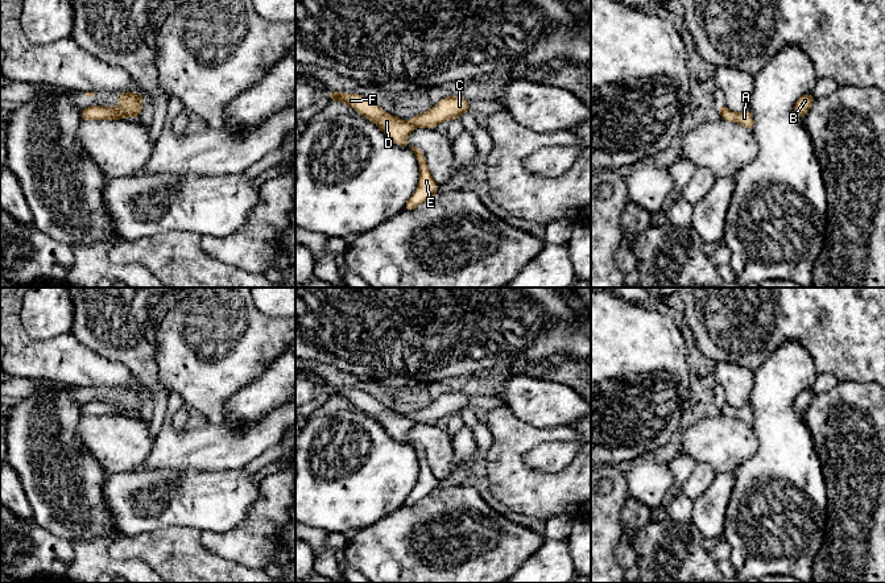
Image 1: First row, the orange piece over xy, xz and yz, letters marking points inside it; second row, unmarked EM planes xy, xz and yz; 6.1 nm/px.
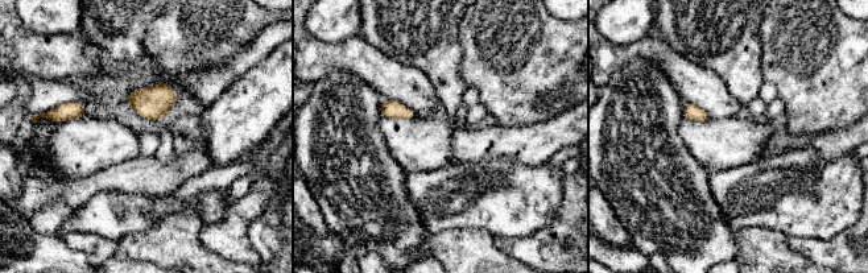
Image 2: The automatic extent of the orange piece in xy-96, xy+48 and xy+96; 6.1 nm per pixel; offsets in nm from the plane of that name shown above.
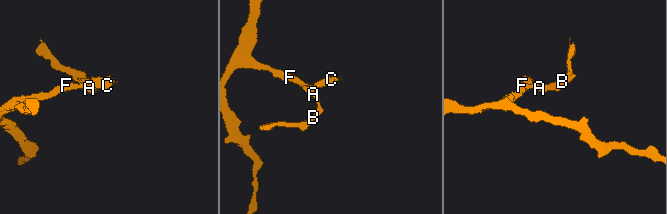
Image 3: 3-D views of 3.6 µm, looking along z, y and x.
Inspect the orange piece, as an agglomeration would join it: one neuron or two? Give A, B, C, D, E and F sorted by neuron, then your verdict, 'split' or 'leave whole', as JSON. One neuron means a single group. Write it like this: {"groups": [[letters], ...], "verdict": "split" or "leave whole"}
{"groups": [["A", "B", "D", "E", "F"], ["C"]], "verdict": "split"}

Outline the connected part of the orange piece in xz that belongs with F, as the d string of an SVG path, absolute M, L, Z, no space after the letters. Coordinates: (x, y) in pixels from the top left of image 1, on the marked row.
M328 90L328 98L330 102L338 100L346 103L356 109L360 116L377 124L396 145L409 148L408 137L417 128L415 125L388 113L375 102L359 94L343 94Z

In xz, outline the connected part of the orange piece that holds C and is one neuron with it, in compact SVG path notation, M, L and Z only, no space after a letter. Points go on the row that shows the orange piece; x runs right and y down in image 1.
M447 96L438 102L426 112L417 113L412 117L410 124L423 128L435 128L442 121L459 119L470 111L471 102L460 96Z

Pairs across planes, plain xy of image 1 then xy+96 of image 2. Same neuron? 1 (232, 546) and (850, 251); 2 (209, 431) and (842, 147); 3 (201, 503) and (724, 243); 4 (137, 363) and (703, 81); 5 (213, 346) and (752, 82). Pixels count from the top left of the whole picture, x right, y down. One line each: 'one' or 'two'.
1: one
2: one
3: two
4: two
5: two

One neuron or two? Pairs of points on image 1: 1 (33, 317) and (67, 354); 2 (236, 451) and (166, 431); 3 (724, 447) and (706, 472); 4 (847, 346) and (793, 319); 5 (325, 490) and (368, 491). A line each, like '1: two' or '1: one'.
1: two
2: one
3: two
4: one
5: one

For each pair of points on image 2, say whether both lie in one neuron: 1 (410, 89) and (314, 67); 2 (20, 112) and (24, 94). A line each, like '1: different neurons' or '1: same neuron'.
1: same neuron
2: same neuron

